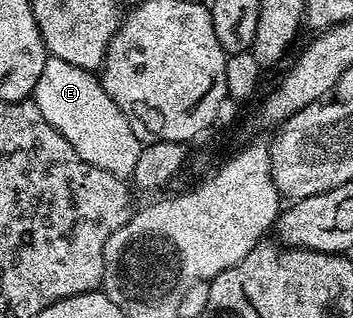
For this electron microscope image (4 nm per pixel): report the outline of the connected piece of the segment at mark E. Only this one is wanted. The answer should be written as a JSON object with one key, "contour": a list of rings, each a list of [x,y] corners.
{"contour":[[[47,57],[44,72],[40,72],[40,76],[36,80],[32,100],[36,104],[36,108],[40,108],[44,120],[48,120],[48,124],[52,124],[52,128],[59,130],[64,136],[64,140],[68,140],[68,144],[72,144],[72,148],[76,148],[80,160],[84,160],[88,164],[96,164],[96,168],[104,168],[104,172],[112,172],[117,178],[123,180],[129,179],[133,175],[136,160],[140,156],[144,143],[136,136],[136,132],[132,132],[124,112],[120,112],[120,108],[116,108],[116,100],[112,100],[112,96],[108,96],[108,92],[104,92],[101,81],[91,71],[76,68],[76,64],[68,64],[68,60]]]}

